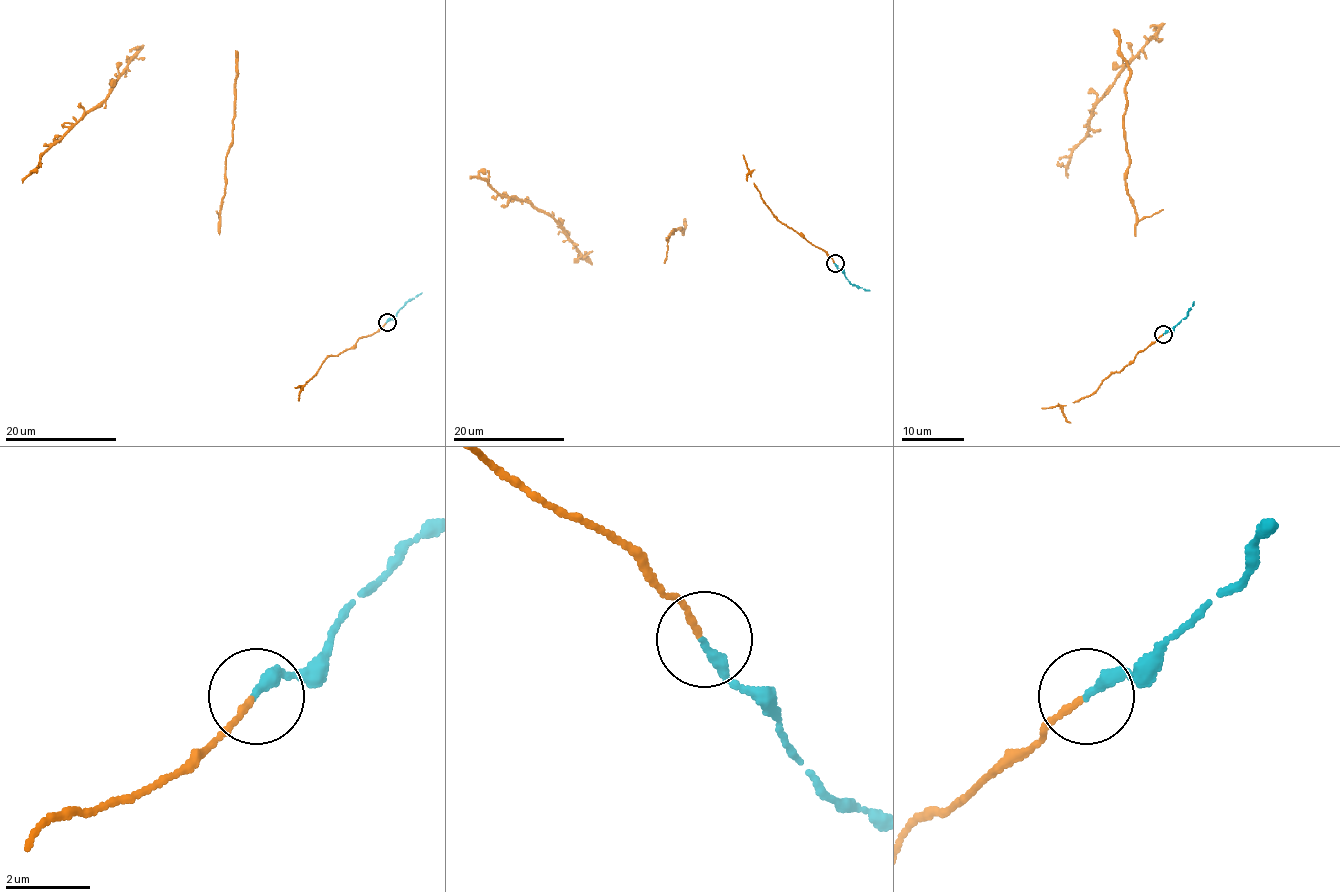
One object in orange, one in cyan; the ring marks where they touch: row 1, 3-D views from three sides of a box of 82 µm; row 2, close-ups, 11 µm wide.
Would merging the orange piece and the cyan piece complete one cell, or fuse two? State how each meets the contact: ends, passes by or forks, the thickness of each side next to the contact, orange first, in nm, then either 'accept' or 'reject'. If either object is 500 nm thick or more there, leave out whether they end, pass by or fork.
orange ends | cyan ends | 140/260 nm | accept

